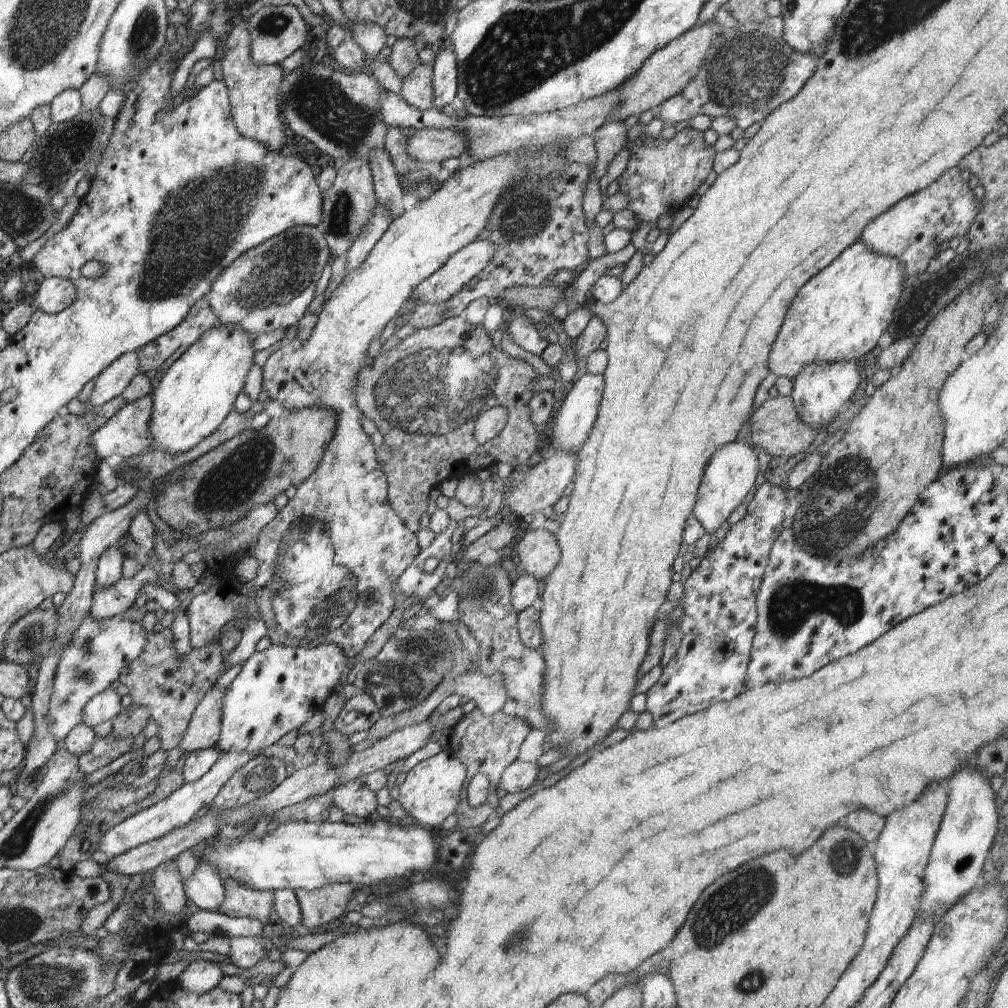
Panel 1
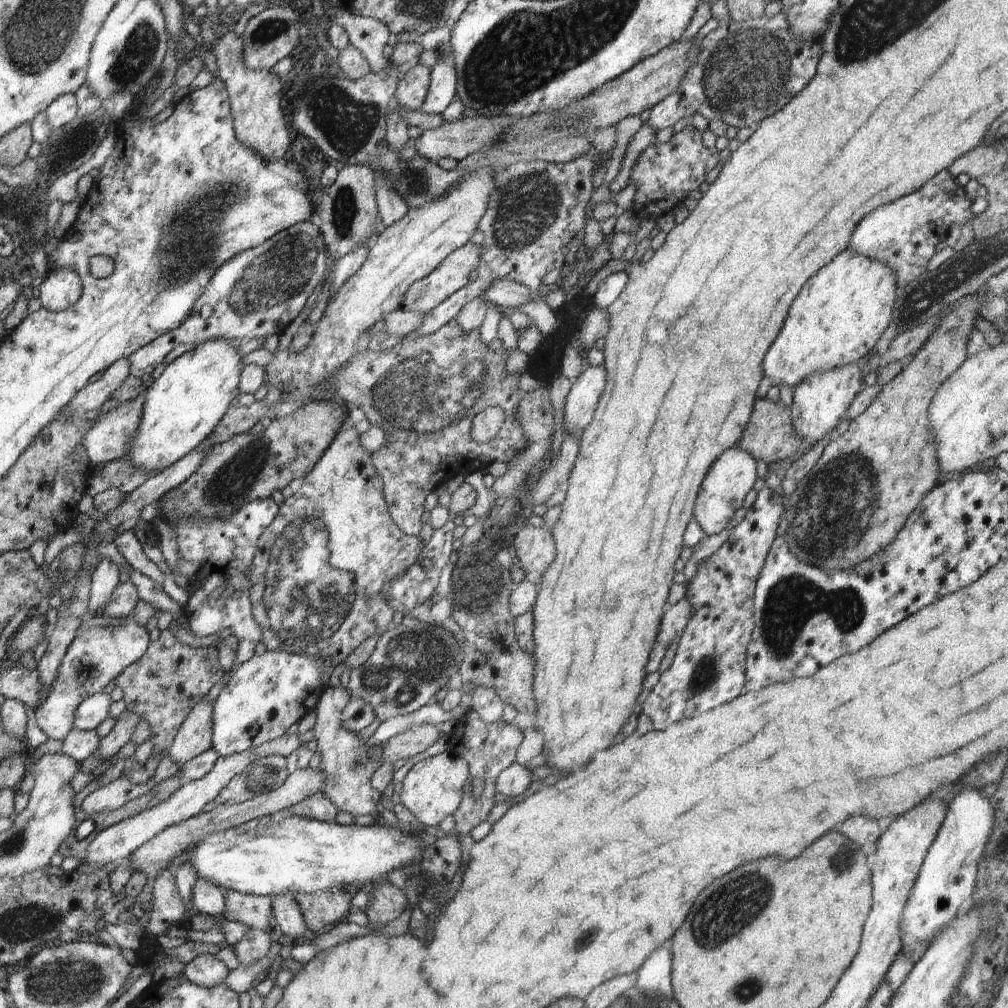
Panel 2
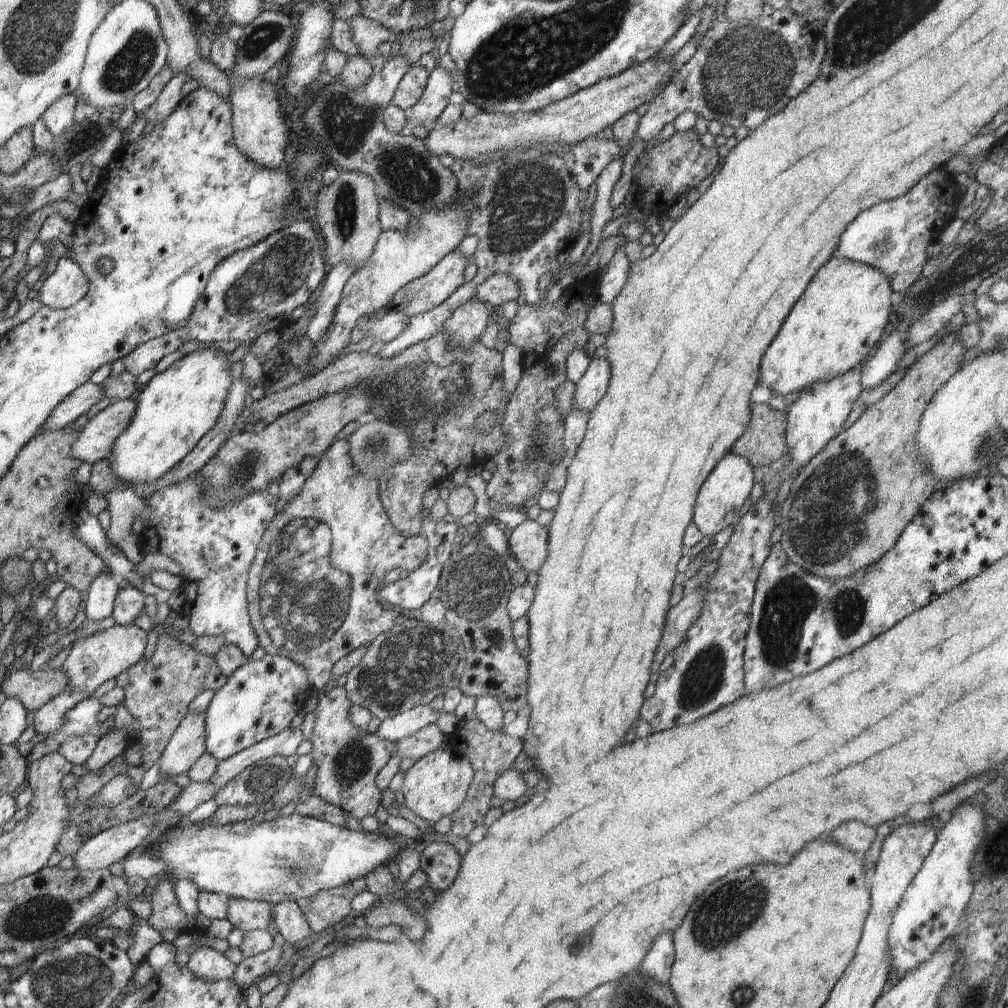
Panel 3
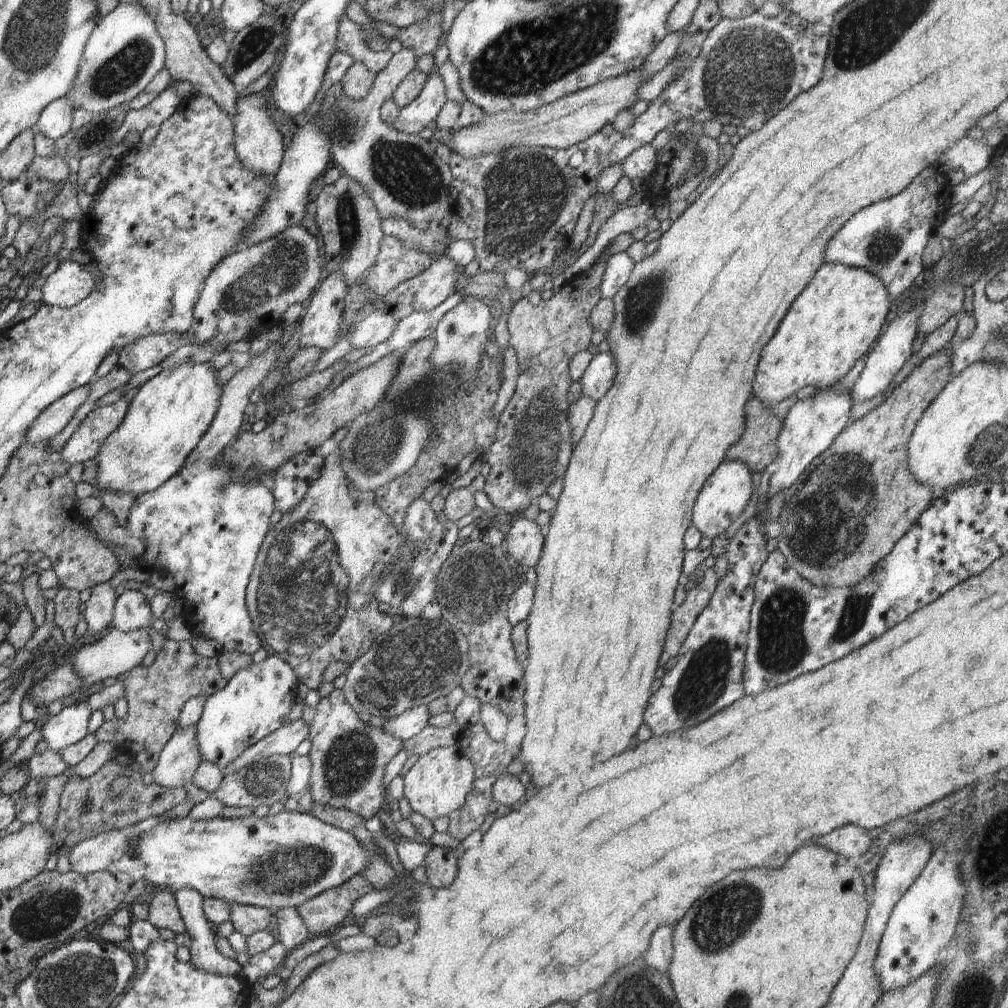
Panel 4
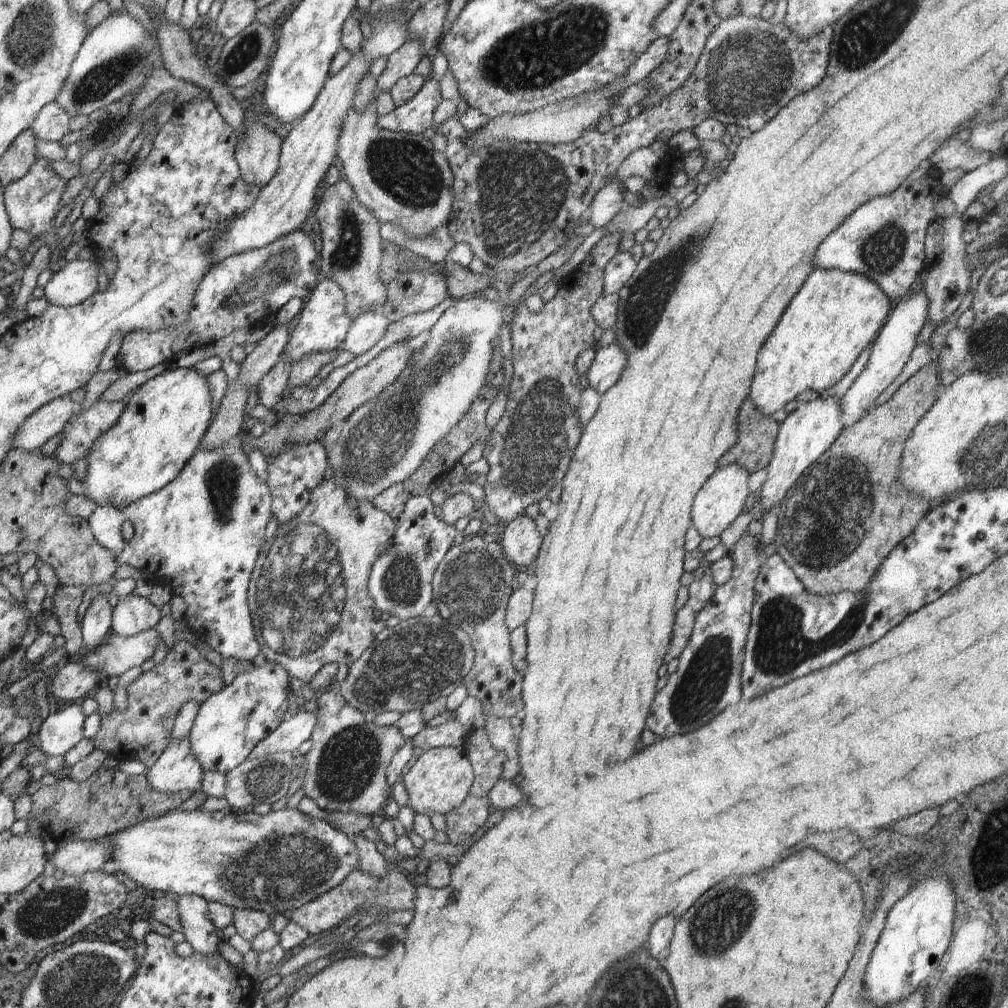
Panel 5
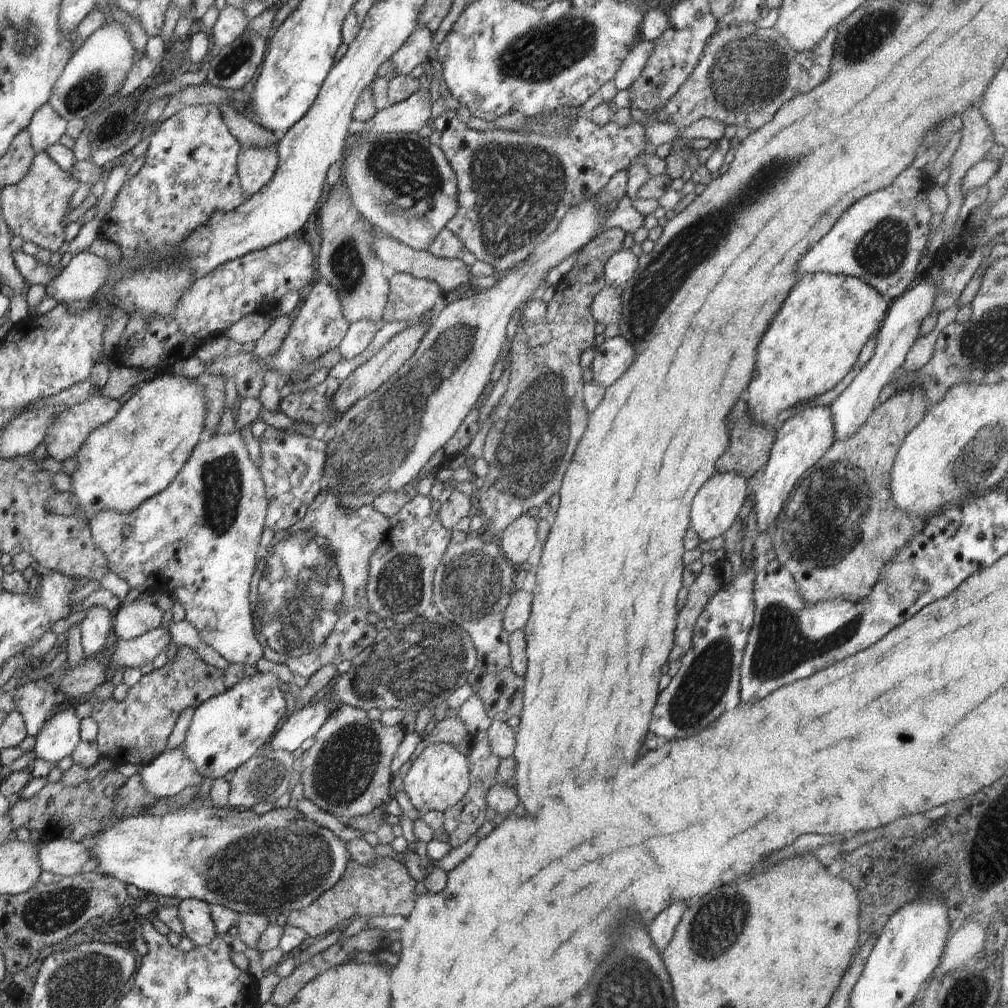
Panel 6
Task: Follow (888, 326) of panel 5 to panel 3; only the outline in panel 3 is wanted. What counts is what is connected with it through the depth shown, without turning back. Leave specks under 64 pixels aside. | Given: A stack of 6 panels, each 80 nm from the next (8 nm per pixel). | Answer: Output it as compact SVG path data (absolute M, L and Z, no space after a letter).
M894 328L886 339L880 341L860 371L862 390L870 390L882 384L900 368L901 359L909 348L906 346L906 333L907 330Z

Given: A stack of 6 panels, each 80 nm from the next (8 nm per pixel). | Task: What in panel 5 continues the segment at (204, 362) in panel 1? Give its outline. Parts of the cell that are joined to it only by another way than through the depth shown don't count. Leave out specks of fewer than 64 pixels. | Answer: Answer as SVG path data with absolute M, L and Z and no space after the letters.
M192 369L166 370L148 380L128 400L118 422L107 432L102 432L92 444L90 452L84 456L90 464L86 477L82 479L82 496L94 502L97 507L112 506L125 509L136 500L144 499L170 484L194 455L210 427L213 420L211 401L206 376Z

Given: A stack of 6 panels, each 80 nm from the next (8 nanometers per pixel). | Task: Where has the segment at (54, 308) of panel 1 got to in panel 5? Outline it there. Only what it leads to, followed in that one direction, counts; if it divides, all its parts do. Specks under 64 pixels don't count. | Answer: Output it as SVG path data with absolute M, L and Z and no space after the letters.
M72 260L54 273L44 288L44 295L51 306L77 306L98 291L96 283L102 274L96 260Z

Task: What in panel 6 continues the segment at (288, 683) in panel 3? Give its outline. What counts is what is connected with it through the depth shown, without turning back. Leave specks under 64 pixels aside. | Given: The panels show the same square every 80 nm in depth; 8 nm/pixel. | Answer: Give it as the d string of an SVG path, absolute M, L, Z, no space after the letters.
M258 671L195 708L181 747L204 778L228 778L270 740L280 720L288 715L279 681L276 673Z

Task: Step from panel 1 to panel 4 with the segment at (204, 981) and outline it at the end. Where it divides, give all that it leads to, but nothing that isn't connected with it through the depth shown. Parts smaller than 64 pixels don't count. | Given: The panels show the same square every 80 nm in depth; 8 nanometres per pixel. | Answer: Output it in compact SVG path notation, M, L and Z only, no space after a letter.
M182 888L173 892L173 896L191 938L190 963L210 974L239 976L242 968L240 964L224 958L217 950L215 927L206 919L202 910L204 898L192 888Z

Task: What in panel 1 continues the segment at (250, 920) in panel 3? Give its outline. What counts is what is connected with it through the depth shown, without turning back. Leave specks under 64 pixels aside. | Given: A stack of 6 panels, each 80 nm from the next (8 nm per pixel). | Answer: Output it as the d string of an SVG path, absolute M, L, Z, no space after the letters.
M232 878L223 879L225 889L224 904L218 908L218 913L232 918L254 918L262 924L268 924L273 908L273 892L250 890L246 886L238 886Z

